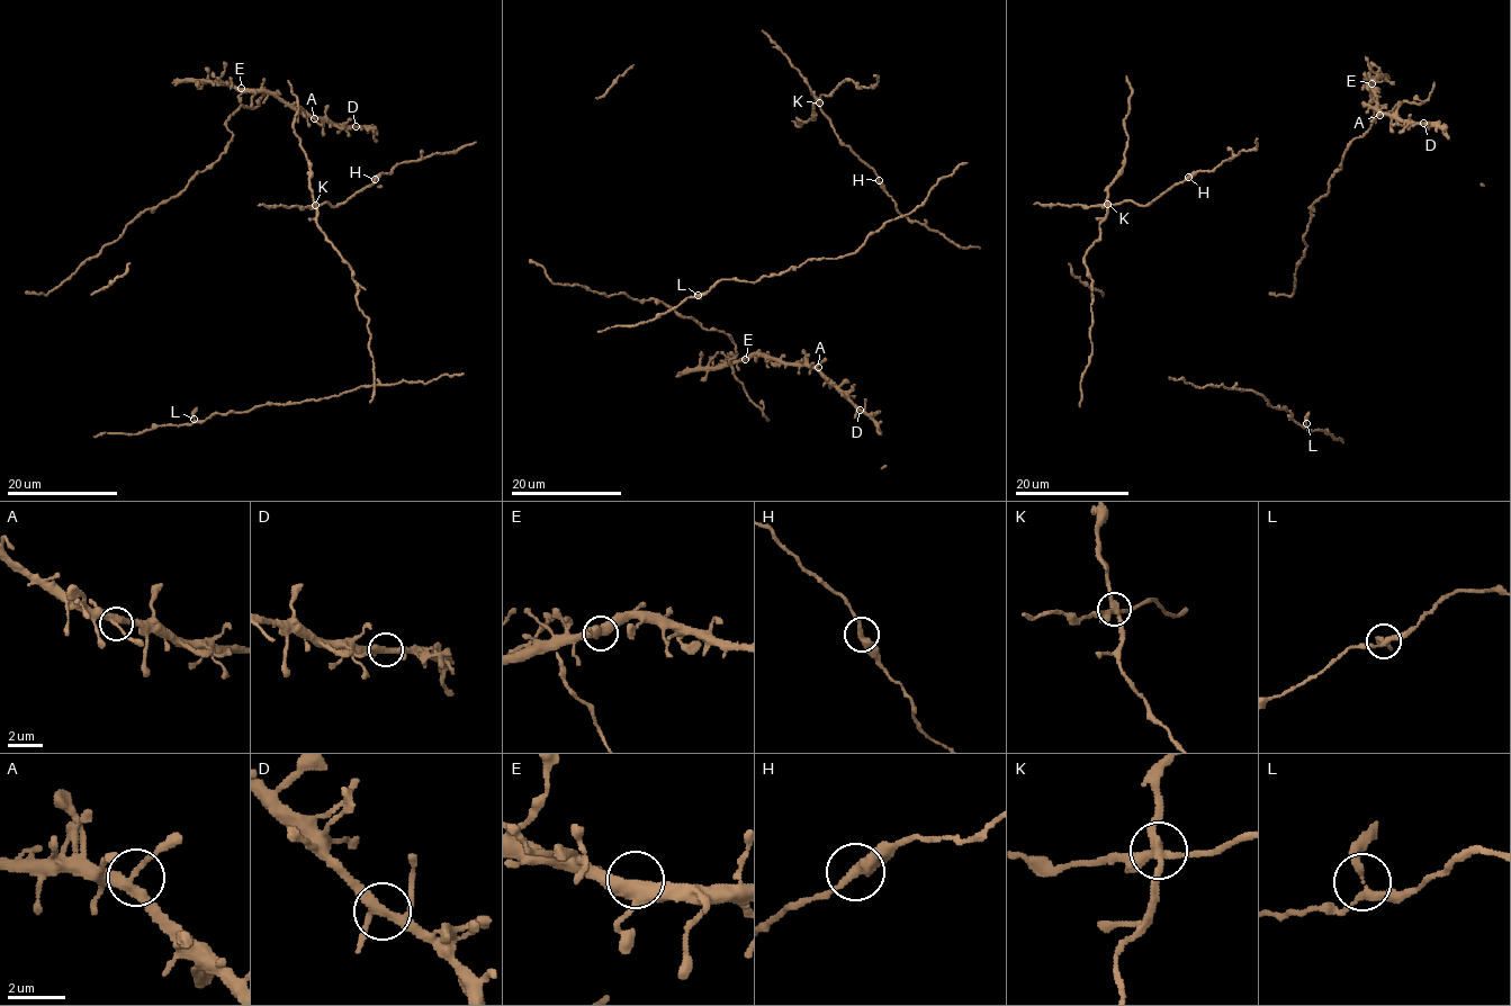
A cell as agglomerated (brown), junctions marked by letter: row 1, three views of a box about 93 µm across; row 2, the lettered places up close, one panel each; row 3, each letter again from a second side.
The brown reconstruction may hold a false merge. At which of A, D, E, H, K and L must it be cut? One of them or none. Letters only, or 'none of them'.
K

